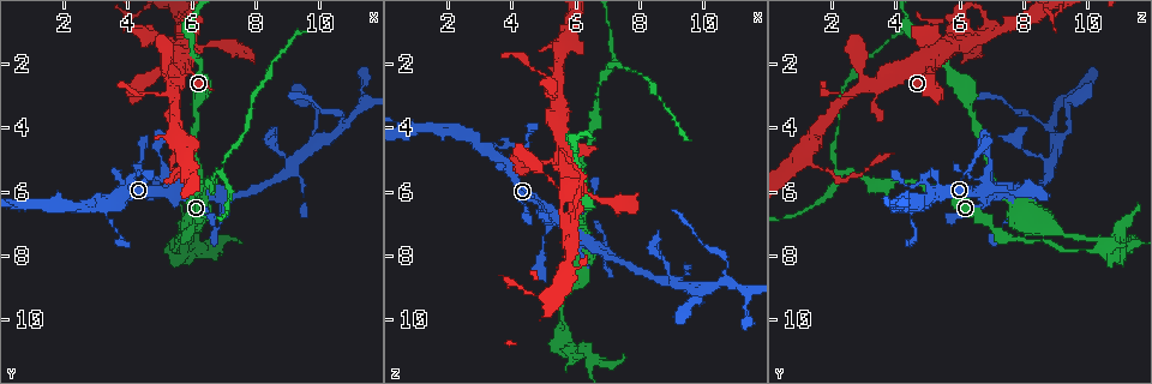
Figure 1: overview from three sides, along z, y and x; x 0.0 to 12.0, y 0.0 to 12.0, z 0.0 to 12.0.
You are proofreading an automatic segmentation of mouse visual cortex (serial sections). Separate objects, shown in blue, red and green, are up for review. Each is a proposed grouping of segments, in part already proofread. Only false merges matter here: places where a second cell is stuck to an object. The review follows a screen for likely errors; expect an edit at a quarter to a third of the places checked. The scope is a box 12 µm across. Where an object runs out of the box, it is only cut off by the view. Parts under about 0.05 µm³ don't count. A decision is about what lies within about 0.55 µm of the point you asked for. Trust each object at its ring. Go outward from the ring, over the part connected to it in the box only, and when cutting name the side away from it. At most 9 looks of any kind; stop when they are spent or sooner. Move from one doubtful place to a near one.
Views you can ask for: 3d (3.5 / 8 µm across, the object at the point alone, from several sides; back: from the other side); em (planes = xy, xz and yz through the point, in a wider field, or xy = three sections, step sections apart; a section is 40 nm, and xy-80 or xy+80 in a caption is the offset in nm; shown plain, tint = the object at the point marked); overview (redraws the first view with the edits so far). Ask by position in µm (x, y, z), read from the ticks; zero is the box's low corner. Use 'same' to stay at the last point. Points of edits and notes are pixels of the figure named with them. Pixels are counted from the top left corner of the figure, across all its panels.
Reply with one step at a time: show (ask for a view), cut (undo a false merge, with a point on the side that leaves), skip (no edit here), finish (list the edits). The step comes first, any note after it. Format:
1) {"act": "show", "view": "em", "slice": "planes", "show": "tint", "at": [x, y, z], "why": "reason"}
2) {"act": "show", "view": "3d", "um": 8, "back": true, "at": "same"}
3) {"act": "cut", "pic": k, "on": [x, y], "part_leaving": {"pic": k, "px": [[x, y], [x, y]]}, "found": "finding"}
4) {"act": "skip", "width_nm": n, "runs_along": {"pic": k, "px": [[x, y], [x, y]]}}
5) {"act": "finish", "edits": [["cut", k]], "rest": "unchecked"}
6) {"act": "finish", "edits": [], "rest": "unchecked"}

{"act": "show", "view": "3d", "um": 3.5, "at": [5.2, 3.0, 2.5], "why": "sudden change in width"}

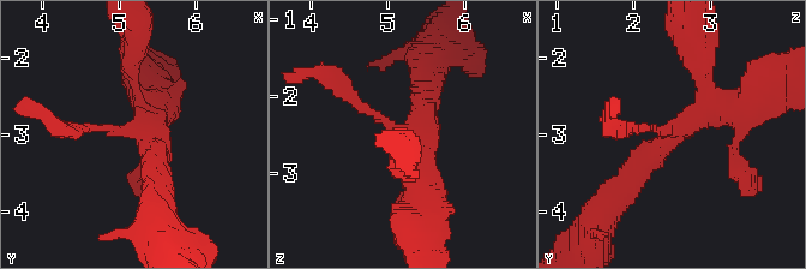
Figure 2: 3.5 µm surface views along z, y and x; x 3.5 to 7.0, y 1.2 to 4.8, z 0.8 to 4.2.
{"act": "skip", "runs_along": {"pic": 2, "px": [[421, 202], [421, 149], [341, 85]]}, "found": "one cell here"}

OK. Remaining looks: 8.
{"act": "show", "view": "3d", "um": 3.5, "at": [6.8, 5.5, 2.3], "why": "abrupt turn"}

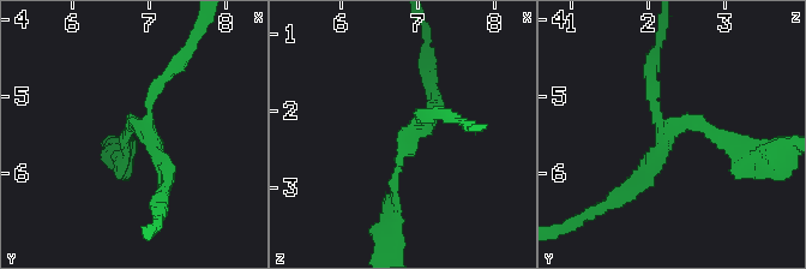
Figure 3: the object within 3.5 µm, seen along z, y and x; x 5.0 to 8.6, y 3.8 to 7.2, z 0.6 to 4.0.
{"act": "show", "view": "em", "slice": "xy", "step": 1, "show": "tint", "at": [6.85, 5.45, 2.35], "arms": 3, "arm_widths_nm": [150, 200, 200]}

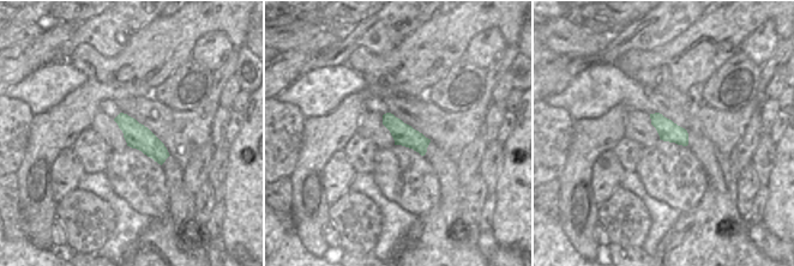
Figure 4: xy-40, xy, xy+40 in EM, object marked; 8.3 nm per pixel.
{"act": "skip", "width_nm": 180, "runs_along": {"pic": 3, "px": [[739, 156], [699, 123], [665, 126], [650, 67]]}, "found": "continuous, no second cell"}

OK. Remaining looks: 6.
{"act": "show", "view": "3d", "um": 3.5, "at": [9.1, 5.3, 8.8]}

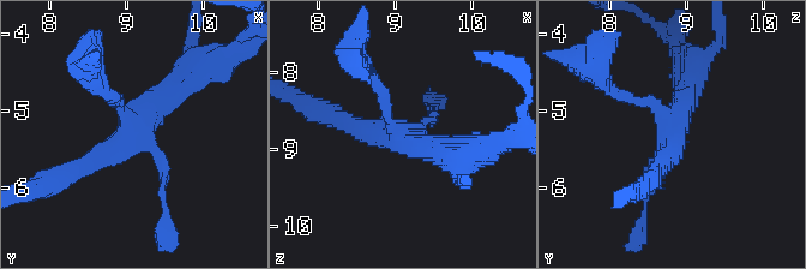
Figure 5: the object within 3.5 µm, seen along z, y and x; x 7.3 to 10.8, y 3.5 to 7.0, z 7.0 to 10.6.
{"act": "show", "view": "em", "slice": "xy", "step": 2, "show": "tint", "at": [9.05, 5.20, 8.80], "why": "shape alone is not enough"}

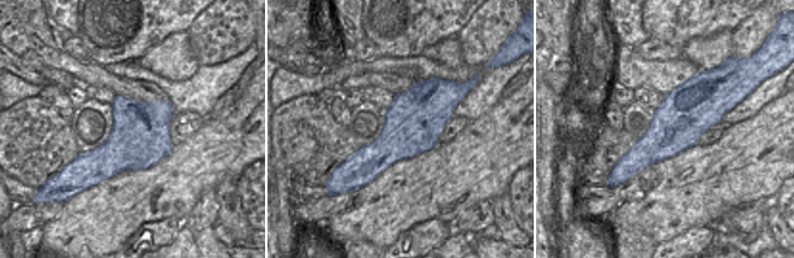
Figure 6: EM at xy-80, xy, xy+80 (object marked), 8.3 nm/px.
{"act": "skip", "runs_along": {"pic": 5, "px": [[71, 171], [112, 149], [192, 72]]}, "found": "one cell here"}

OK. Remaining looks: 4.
{"act": "show", "view": "3d", "um": 3.5, "at": [5.5, 7.6, 10.5]}

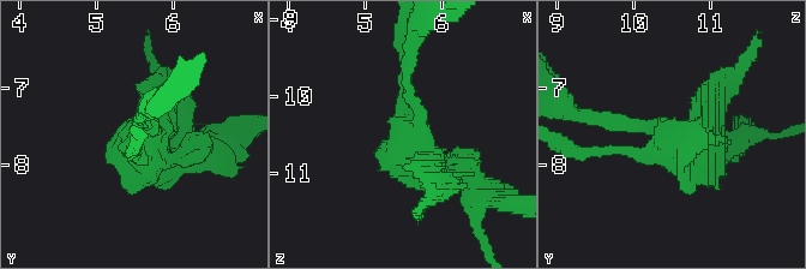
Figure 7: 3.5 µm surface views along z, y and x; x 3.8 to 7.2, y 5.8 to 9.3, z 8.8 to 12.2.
{"act": "show", "view": "em", "slice": "xy", "step": 1, "show": "tint", "at": [5.50, 7.65, 10.55], "why": "now the EM"}

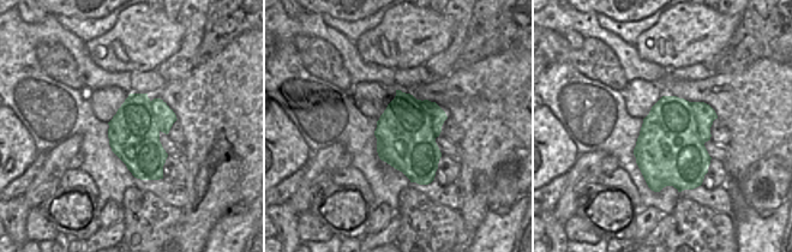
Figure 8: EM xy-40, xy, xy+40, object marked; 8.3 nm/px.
{"act": "cut", "pic": 7, "on": [449, 186], "part_leaving": {"pic": 7, "px": [[653, 127], [588, 120], [570, 113]]}, "found": "two cells meet here"}

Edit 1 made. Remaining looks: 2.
{"act": "finish", "edits": [["cut", 7]], "rest": "unchecked"}

